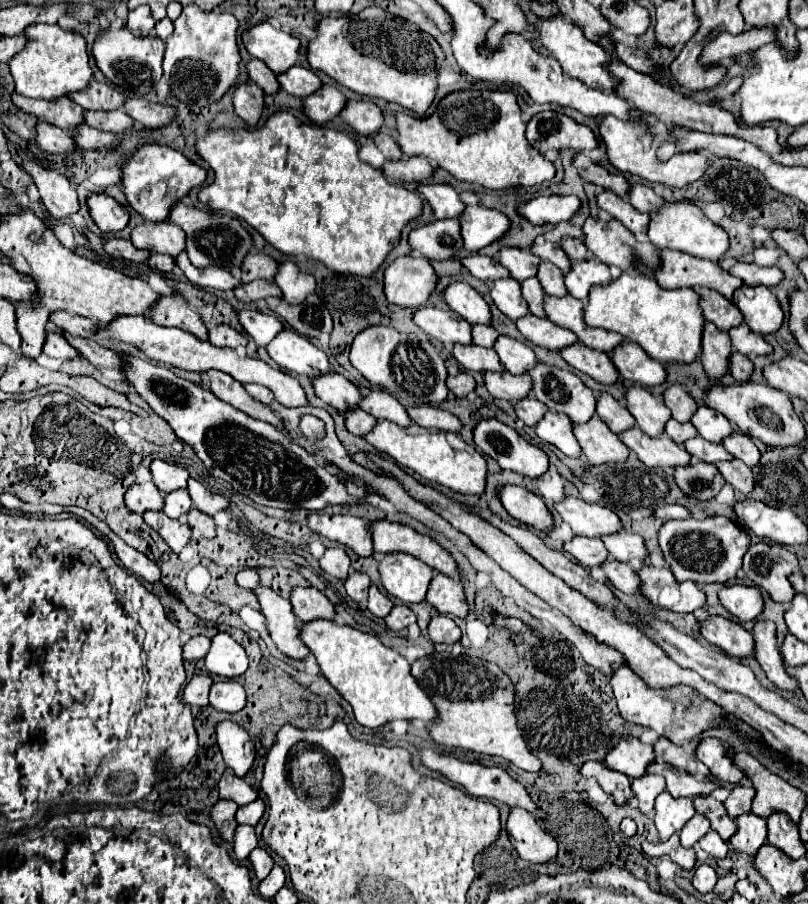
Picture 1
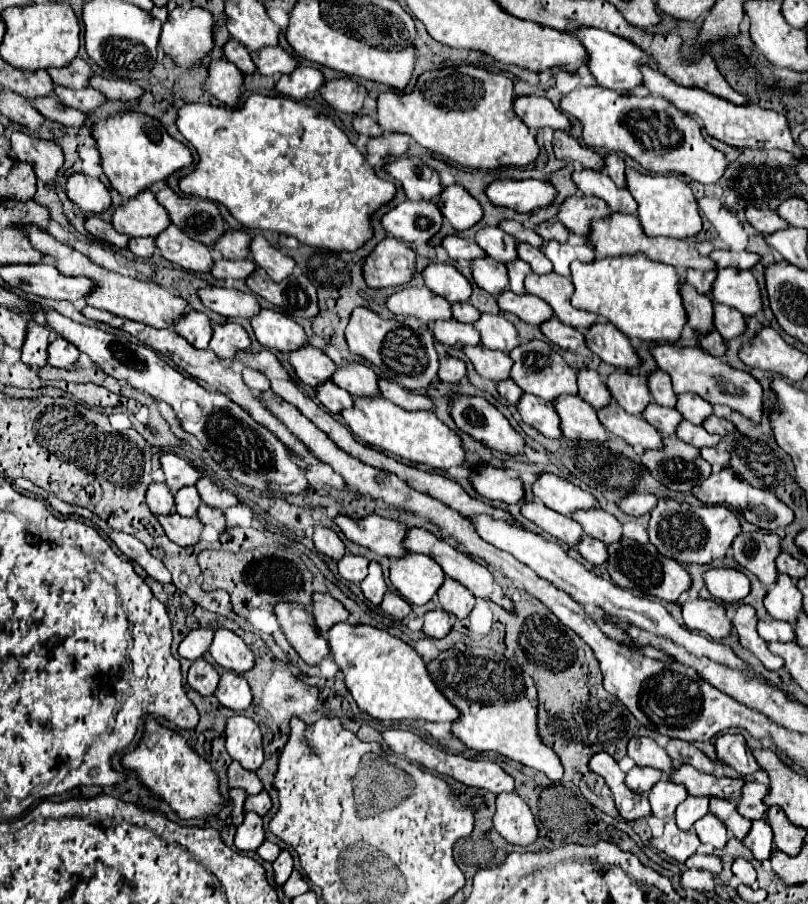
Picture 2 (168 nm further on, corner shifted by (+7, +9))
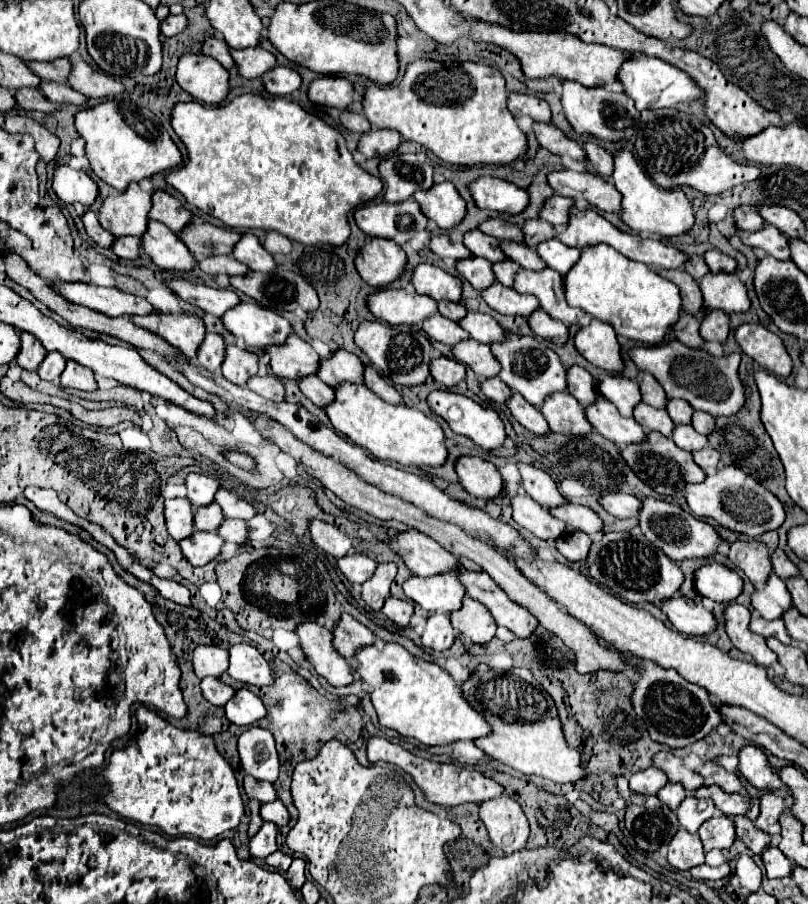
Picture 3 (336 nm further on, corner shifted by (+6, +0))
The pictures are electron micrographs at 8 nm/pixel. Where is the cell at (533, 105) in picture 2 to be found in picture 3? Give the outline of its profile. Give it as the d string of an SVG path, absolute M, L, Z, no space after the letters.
M509 94L509 110L515 118L529 116L535 122L551 122L549 104L533 94Z

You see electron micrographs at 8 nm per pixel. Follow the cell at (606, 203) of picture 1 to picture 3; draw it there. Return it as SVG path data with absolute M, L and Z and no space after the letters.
M559 170L549 172L547 180L555 194L573 200L585 200L601 212L621 212L621 194L617 192L617 188L613 188L613 182L597 174Z

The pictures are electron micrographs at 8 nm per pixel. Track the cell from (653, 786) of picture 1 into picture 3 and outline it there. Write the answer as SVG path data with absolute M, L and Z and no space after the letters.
M647 768L629 778L629 788L637 794L655 794L667 784L665 772L659 768Z

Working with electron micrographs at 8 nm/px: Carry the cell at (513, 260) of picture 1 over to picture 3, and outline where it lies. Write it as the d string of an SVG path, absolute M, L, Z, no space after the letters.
M471 230L465 234L463 244L473 252L473 256L481 256L487 258L489 262L497 262L497 260L507 260L505 252L501 252L499 240L495 240L493 236L483 234L481 230Z

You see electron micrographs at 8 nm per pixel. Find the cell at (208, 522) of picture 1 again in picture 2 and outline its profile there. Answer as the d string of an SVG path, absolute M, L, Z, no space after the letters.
M202 505L200 511L198 511L198 519L204 523L204 525L212 525L216 531L224 531L226 529L226 519L224 519L224 513L220 509L214 509L214 507L208 507L208 505Z

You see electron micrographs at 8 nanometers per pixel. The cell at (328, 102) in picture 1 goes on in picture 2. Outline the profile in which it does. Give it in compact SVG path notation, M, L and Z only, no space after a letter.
M296 67L290 75L280 75L276 81L276 89L292 99L306 99L308 93L316 93L324 83L324 75L314 67Z

